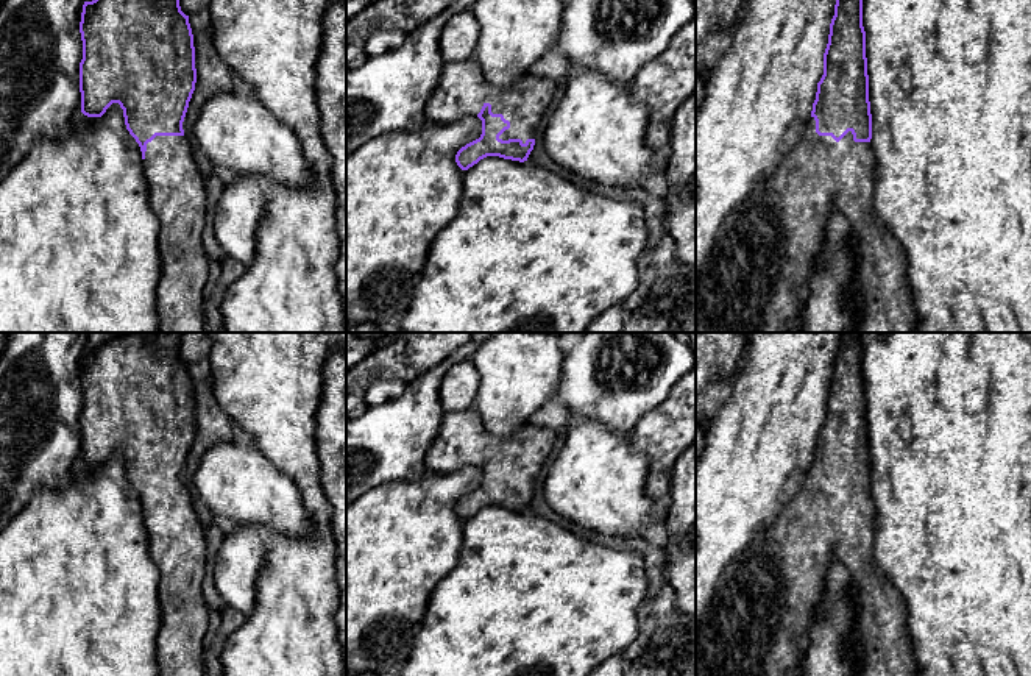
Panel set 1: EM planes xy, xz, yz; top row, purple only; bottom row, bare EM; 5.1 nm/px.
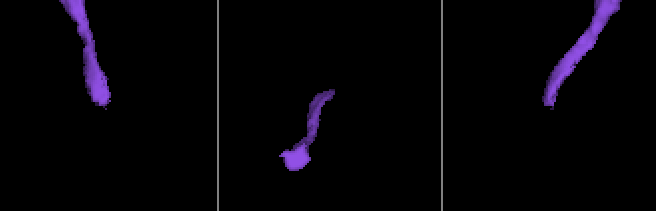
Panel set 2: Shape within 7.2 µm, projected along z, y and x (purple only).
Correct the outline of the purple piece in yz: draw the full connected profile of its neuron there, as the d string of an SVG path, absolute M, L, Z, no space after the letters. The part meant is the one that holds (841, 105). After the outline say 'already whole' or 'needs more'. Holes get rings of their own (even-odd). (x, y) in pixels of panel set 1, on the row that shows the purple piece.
M836 0L811 117L794 148L721 223L713 248L696 275L696 333L802 333L810 272L827 240L830 217L841 211L852 226L856 254L849 308L859 318L853 333L916 333L917 312L908 281L906 254L875 212L875 155L863 27L863 0Z; needs more

